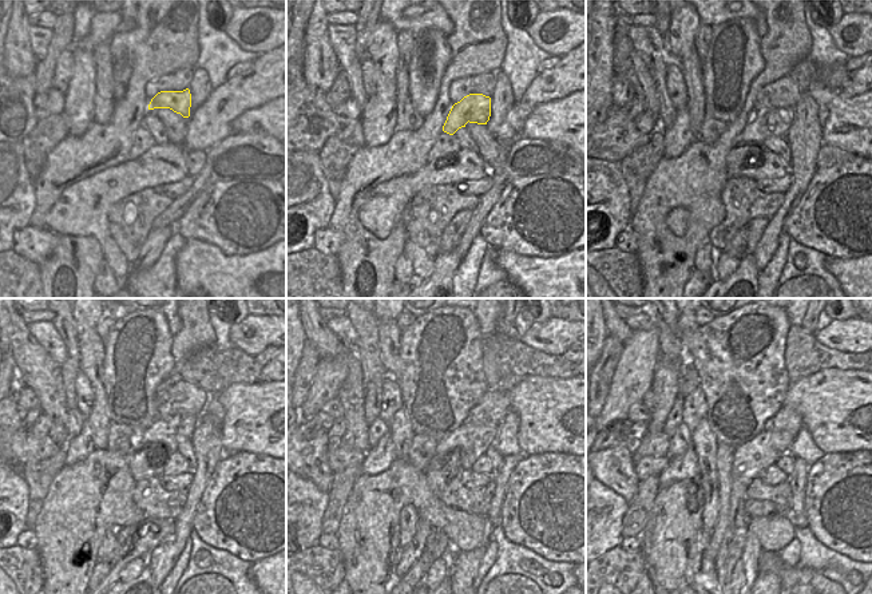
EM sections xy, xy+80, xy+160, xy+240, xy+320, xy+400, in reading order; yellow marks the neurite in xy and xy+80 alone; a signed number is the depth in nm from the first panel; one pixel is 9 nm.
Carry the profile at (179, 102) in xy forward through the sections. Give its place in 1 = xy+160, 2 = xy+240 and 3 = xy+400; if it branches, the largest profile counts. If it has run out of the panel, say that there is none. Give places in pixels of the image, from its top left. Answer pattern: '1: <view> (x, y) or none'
1: xy+160 (765, 122)
2: xy+240 (170, 432)
3: xy+400 (764, 450)

